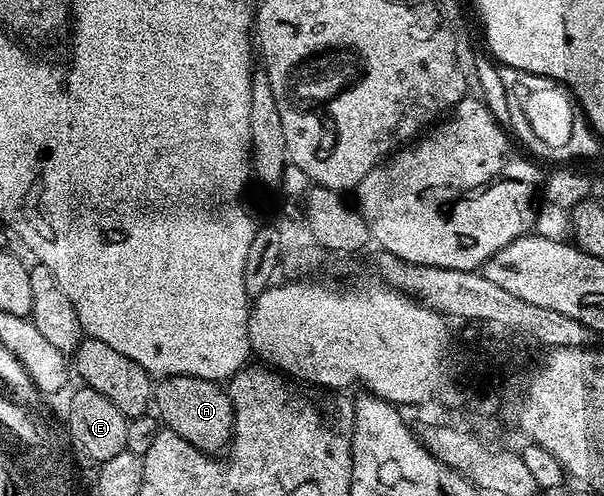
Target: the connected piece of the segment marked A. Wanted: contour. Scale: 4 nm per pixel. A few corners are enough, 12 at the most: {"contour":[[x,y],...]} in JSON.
{"contour":[[182,373],[153,393],[166,428],[208,455],[235,432],[231,394]]}

